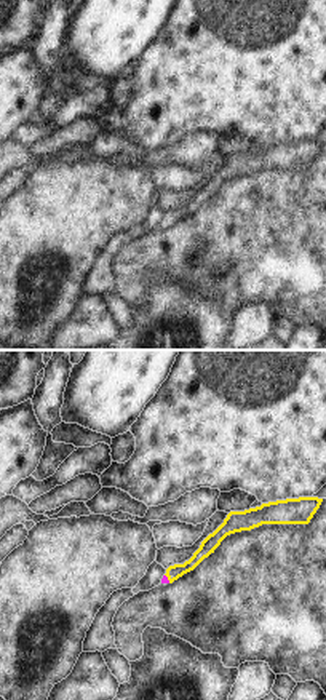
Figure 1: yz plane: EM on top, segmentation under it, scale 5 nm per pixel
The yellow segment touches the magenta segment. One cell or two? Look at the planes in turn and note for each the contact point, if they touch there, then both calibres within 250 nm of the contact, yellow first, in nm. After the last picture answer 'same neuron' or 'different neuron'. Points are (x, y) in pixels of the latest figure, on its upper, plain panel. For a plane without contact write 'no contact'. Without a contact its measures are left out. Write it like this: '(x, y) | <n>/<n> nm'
(168, 221) | 80/30 nm

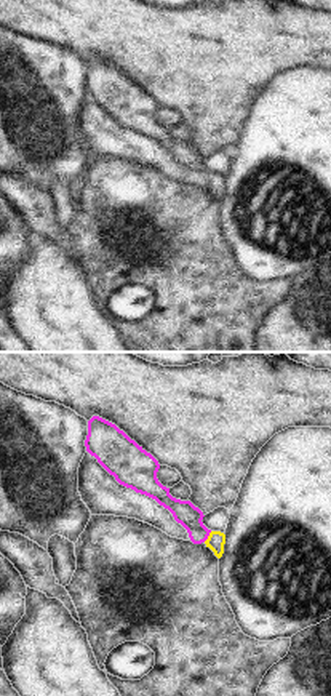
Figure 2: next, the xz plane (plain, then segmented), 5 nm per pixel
(208, 178) | 90/120 nm

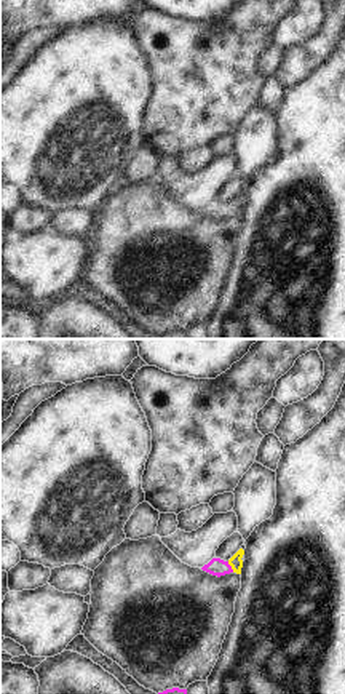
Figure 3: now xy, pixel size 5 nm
(230, 207) | 70/90 nm

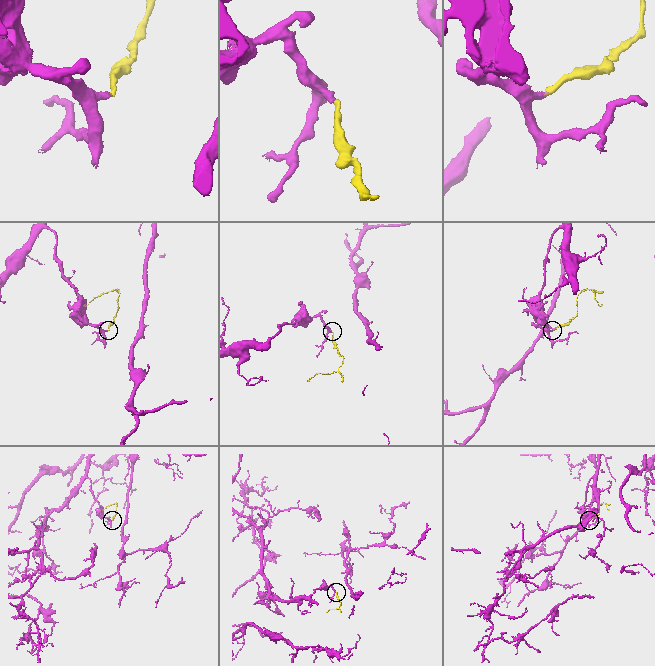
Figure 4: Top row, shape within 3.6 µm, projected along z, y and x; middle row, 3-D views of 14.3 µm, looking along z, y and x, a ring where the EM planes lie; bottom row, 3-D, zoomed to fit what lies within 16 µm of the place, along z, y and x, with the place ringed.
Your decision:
same neuron

